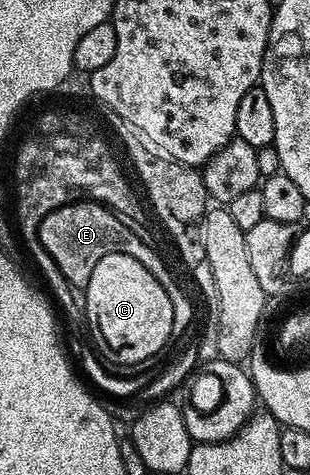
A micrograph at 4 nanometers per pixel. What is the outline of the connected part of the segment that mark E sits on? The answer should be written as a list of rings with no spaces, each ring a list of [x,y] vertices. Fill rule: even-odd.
[[[70,202],[39,221],[37,240],[43,250],[49,252],[53,264],[57,264],[67,283],[73,288],[85,288],[89,284],[89,276],[93,276],[93,268],[97,268],[105,256],[128,254],[141,264],[145,264],[147,258],[158,260],[161,257],[156,247],[146,246],[123,222],[126,221],[102,202]]]

